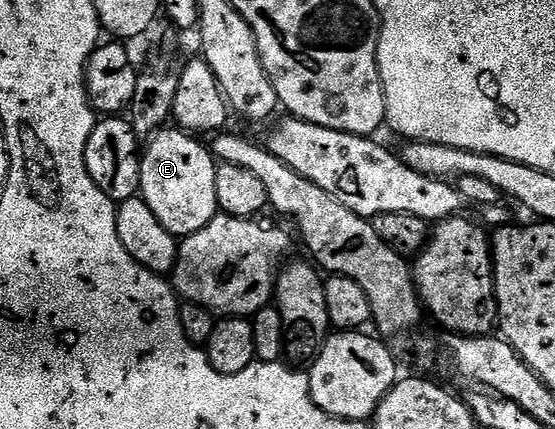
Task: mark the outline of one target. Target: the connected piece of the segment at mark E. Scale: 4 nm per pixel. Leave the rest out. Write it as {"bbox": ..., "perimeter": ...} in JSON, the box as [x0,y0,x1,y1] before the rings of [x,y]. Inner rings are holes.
{"bbox":[141,126,219,238],"perimeter":[[[167,126],[150,137],[142,152],[141,199],[175,238],[191,236],[219,215],[216,163],[209,147],[189,132]]]}

